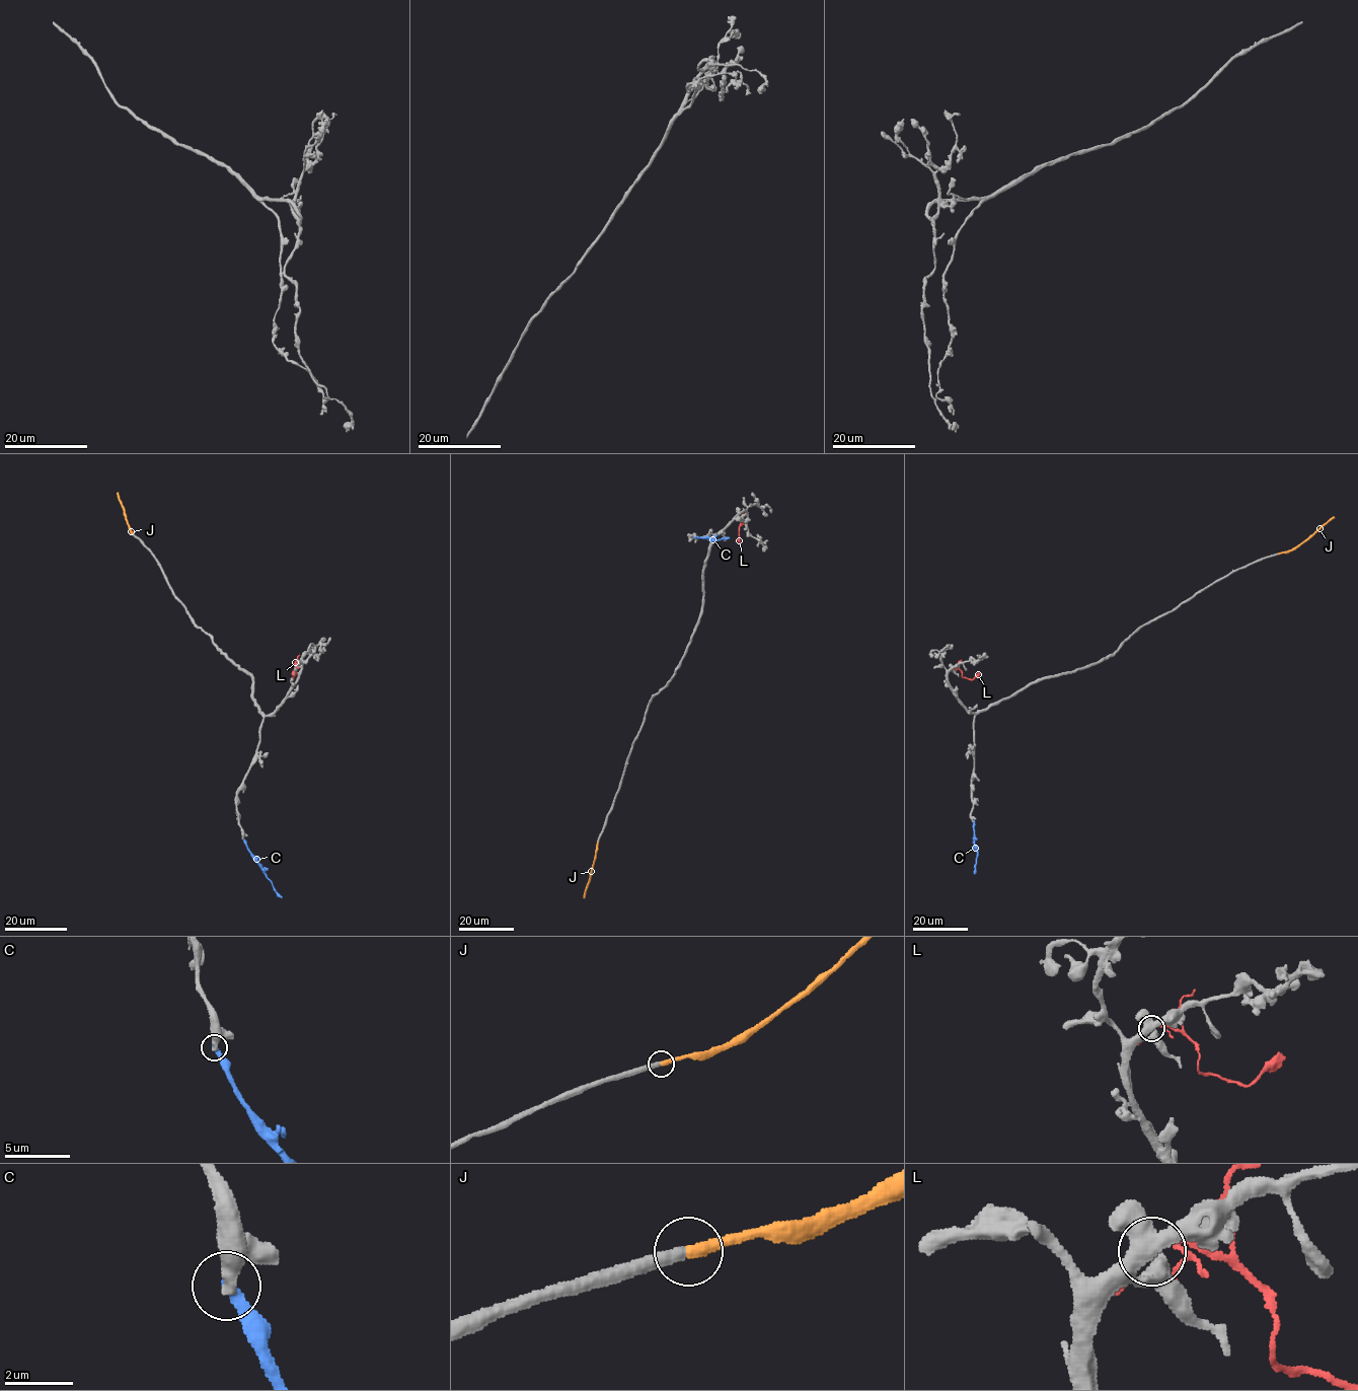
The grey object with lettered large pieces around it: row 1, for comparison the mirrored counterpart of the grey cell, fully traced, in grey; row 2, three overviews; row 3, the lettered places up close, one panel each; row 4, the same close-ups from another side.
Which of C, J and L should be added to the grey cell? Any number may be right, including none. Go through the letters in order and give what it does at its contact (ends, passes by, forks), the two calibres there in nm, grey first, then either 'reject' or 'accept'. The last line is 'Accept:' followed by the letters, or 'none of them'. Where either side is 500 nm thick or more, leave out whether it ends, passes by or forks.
C: it ends; calibres 400 and 320 nm; reject
J: it ends; calibres 360 and 360 nm; accept
L: it passes by; calibres 400 and 180 nm; reject
Accept: J

